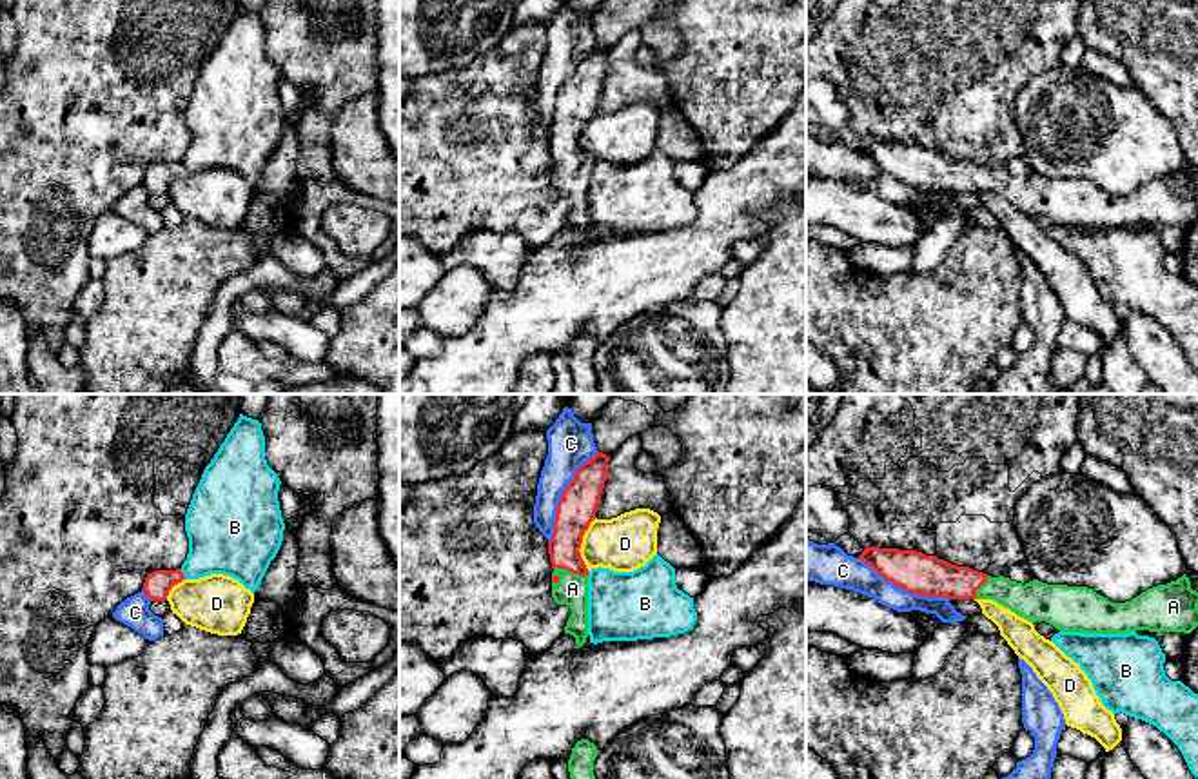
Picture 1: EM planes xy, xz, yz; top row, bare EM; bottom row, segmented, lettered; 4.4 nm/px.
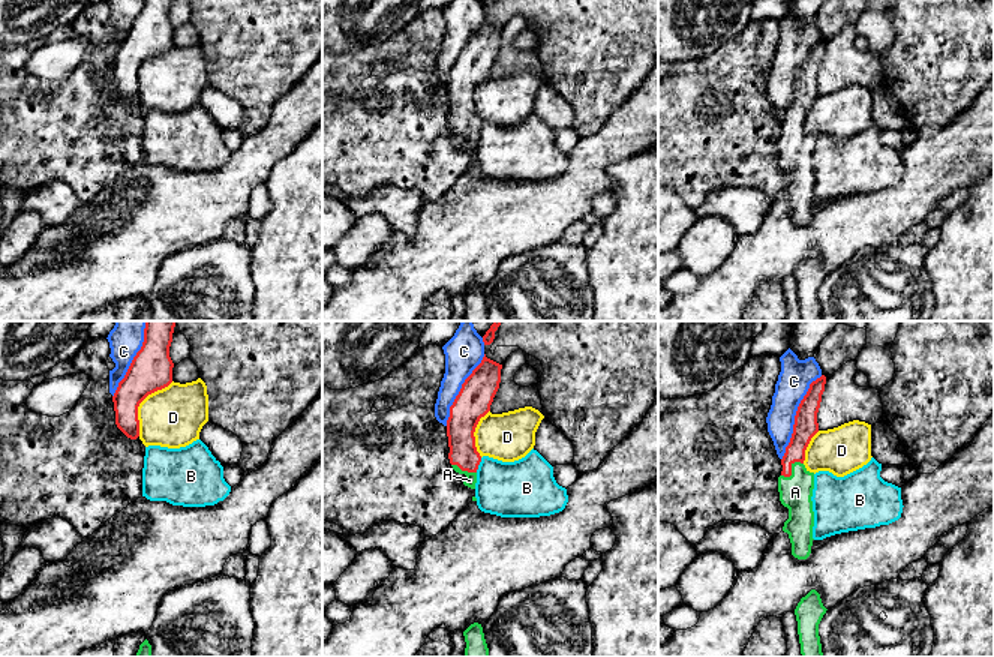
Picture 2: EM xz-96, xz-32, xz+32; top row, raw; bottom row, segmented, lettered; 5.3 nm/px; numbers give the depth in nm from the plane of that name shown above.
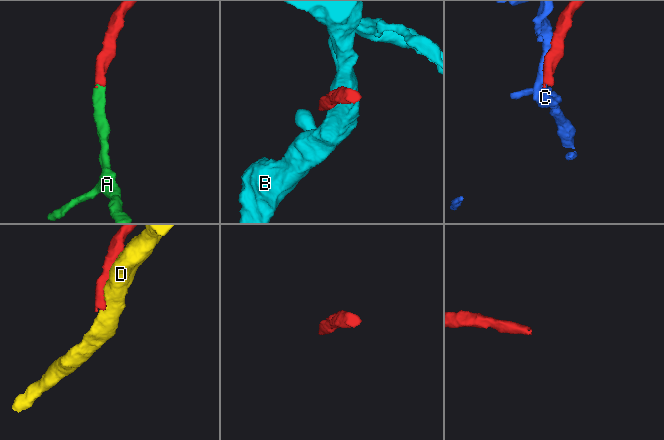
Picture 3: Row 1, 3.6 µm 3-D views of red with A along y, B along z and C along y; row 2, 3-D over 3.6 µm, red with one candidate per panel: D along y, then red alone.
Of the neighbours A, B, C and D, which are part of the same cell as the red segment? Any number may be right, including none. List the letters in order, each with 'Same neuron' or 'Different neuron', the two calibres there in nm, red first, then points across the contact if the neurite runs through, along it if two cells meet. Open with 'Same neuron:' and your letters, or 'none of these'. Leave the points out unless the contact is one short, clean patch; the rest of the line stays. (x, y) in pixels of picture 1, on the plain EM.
Same neuron: A
A: Same neuron. Thickness 160 nm (red) against 140 nm. Path across: xz (574, 108), (569, 120), (570, 164), (572, 182)
B: Different neuron. Thickness 120 nm (red) against 320 nm. Boundary: xy (180, 162), (186, 171)
C: Different neuron. Thickness 170 nm (red) against 200 nm
D: Different neuron. Thickness 170 nm (red) against 260 nm

